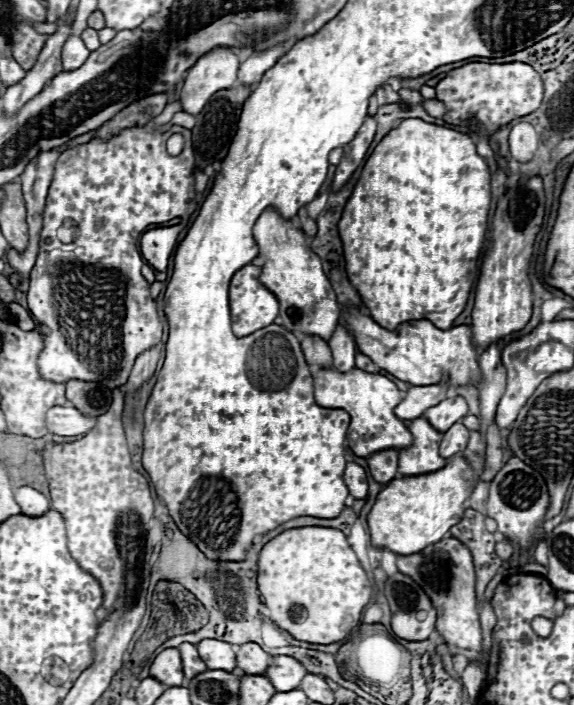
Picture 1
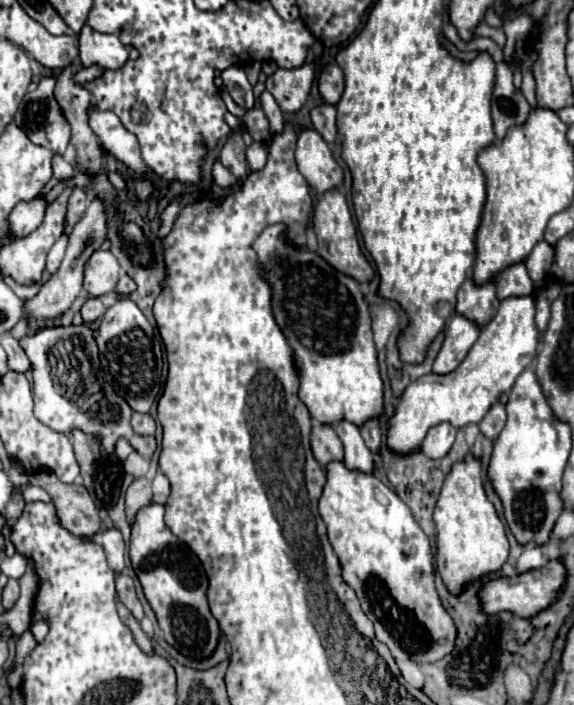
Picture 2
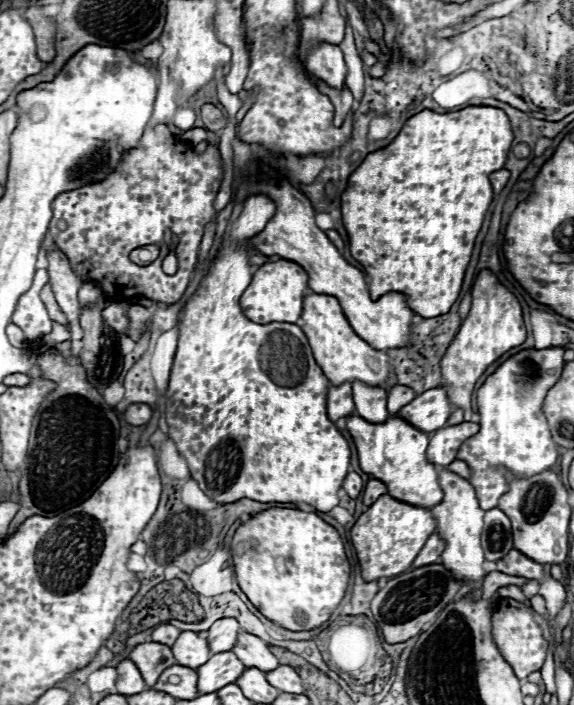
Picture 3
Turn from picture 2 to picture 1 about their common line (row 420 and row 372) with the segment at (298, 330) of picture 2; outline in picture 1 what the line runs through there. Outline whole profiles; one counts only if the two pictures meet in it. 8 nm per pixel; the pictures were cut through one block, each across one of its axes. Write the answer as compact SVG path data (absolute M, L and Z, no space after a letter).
M324 368L314 374L314 396L316 396L316 402L324 408L342 408L350 414L348 442L356 456L368 458L374 452L382 452L390 448L404 450L412 446L412 432L408 432L408 426L404 424L404 420L400 420L394 414L396 404L400 404L402 400L402 392L386 376L368 374L358 368L354 368L348 374L340 374L340 372L334 372L332 368Z

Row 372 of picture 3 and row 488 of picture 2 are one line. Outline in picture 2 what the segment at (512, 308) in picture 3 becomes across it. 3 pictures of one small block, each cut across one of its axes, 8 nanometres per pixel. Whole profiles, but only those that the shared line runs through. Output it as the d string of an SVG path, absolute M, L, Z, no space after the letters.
M468 458L464 462L456 462L452 472L444 480L436 510L434 510L434 524L436 524L436 564L438 574L444 580L450 594L458 596L466 584L498 572L504 562L508 560L508 540L506 530L492 502L486 498L482 488L480 476L480 462Z

